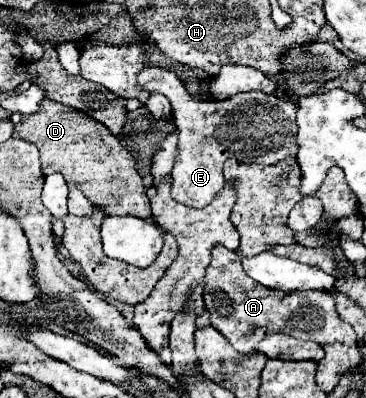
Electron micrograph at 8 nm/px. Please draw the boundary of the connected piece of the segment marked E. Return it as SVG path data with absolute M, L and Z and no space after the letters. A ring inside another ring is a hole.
M146 66L138 72L136 76L138 86L142 86L142 90L146 92L160 92L164 94L170 104L172 104L172 114L174 114L174 122L178 128L178 150L176 150L176 162L172 168L172 198L176 202L182 202L186 206L192 208L204 208L208 202L212 202L212 198L216 196L216 192L220 192L220 188L224 186L224 176L222 176L222 166L228 158L236 158L238 162L258 162L258 164L276 164L286 156L296 156L296 104L290 102L286 96L282 94L266 94L266 92L244 92L244 94L236 94L228 100L206 100L206 102L198 102L194 98L190 98L190 94L184 90L184 84L180 82L180 78L174 72L168 72L164 68L152 68Z

